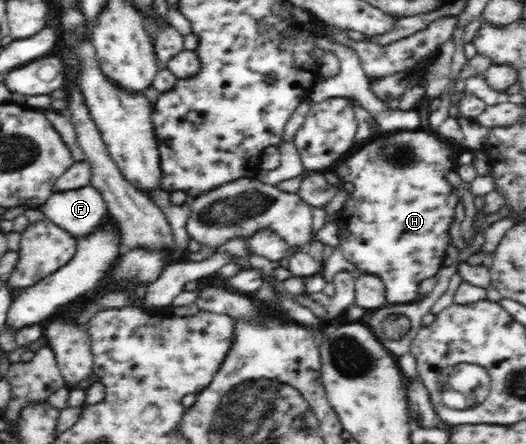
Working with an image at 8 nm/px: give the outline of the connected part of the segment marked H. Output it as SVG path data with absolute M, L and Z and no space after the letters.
M422 129L420 131L388 132L387 134L380 132L371 138L370 143L366 143L362 149L351 153L348 158L341 160L332 169L336 173L336 176L342 180L342 184L350 182L354 185L354 193L351 193L349 196L350 201L347 200L343 205L341 209L342 216L338 220L342 255L346 261L355 265L363 274L378 275L384 282L384 285L386 285L386 299L390 303L408 304L409 302L417 301L419 299L419 283L424 281L424 279L428 279L428 277L434 277L443 267L444 253L446 253L447 247L451 244L450 225L454 221L454 207L460 201L460 197L452 190L453 185L447 180L446 174L456 171L458 166L457 158L459 157L459 153L464 150L462 147L444 143L442 139L434 137L432 132L426 133Z

